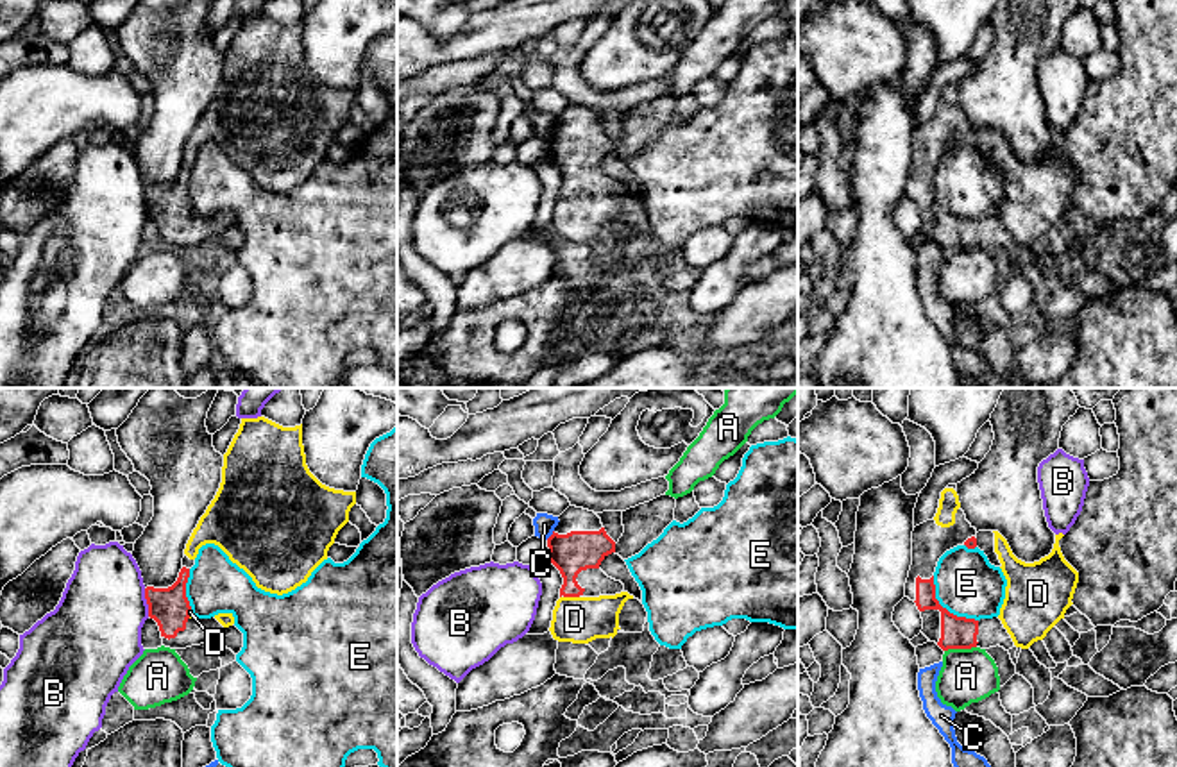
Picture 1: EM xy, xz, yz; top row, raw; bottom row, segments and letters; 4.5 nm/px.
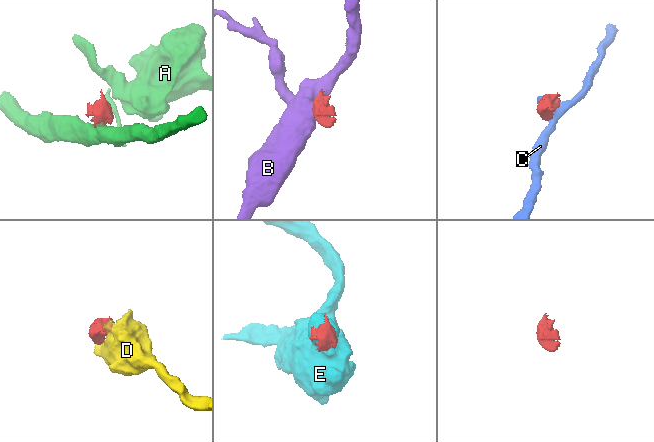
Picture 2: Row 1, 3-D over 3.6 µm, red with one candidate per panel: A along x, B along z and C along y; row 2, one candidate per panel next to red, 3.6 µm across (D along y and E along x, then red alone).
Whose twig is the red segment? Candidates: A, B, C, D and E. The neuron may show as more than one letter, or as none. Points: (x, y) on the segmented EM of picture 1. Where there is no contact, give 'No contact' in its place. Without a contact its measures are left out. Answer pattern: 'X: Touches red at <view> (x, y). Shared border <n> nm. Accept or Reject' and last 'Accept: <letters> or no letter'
A: Touches red at yz (959, 648). Shared border 150 nm. Reject
B: Touches red at xy (147, 603). Shared border 130 nm. Reject
C: Touches red at xz (551, 535). Shared border 60 nm. Reject
D: Touches red at xz (571, 596). Shared border 70 nm. Accept
E: Touches red at yz (945, 608). Shared border 300 nm. Reject
Accept: D

